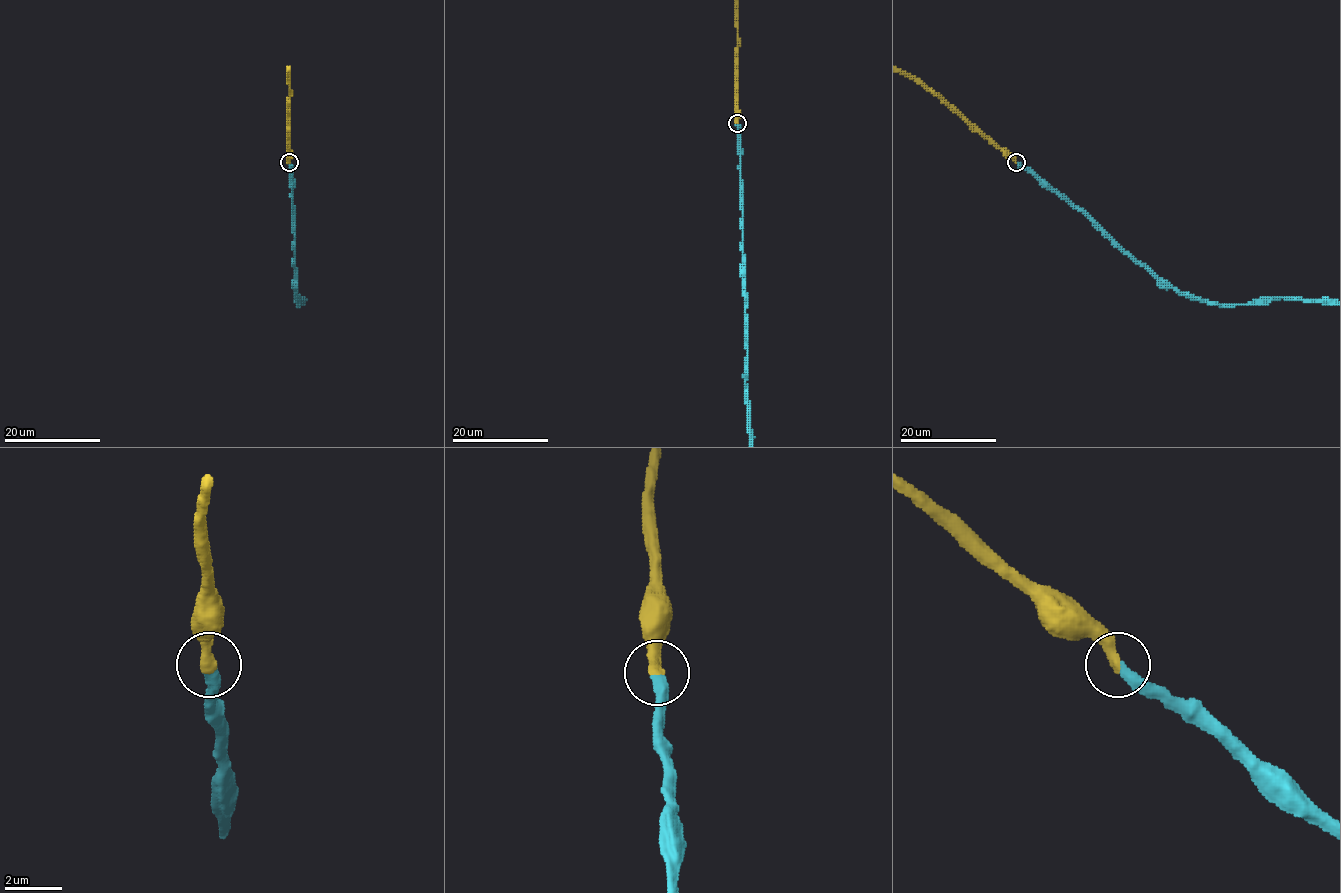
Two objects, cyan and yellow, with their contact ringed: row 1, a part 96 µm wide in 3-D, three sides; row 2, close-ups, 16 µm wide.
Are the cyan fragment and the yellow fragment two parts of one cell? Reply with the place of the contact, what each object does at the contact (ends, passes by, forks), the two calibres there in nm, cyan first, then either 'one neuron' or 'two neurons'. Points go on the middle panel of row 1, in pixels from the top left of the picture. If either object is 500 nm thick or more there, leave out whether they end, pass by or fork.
place (737, 123); cyan ends; yellow ends; calibres 420 and 420 nm; one neuron

